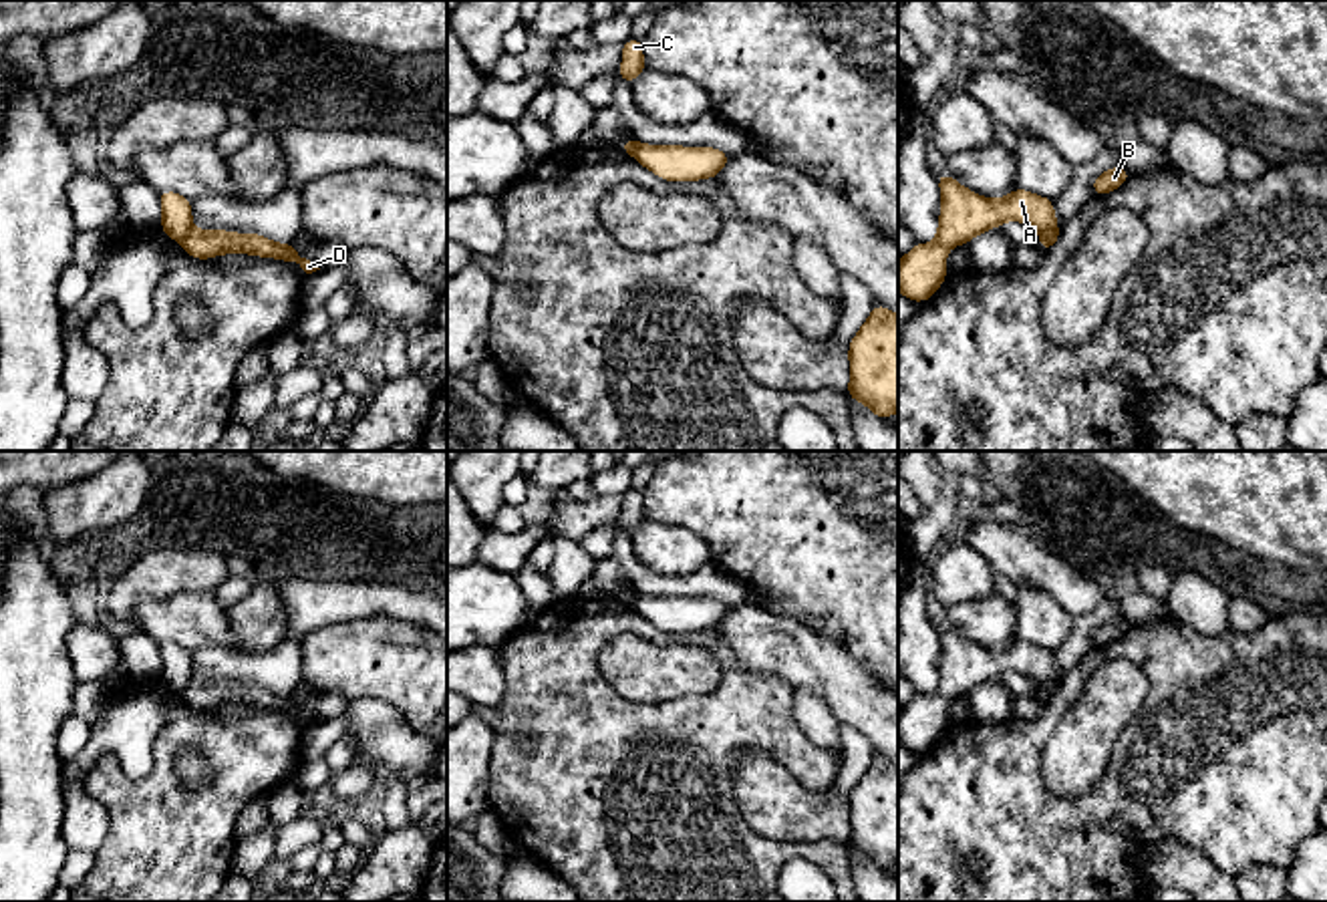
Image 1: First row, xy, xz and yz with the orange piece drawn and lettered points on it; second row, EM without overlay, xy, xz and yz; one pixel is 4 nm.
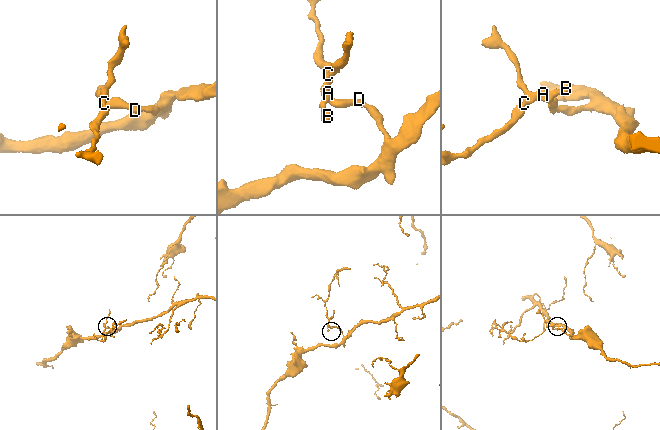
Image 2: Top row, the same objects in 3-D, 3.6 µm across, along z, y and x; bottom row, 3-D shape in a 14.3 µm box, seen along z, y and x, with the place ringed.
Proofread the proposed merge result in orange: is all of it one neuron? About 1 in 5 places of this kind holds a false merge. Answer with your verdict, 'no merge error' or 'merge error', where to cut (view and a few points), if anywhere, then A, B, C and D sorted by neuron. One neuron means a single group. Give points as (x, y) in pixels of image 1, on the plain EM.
merge error; cut in yz along (1058, 677), (1042, 687); A B C / D

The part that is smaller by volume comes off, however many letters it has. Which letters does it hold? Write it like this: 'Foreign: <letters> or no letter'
Foreign: A, B, C

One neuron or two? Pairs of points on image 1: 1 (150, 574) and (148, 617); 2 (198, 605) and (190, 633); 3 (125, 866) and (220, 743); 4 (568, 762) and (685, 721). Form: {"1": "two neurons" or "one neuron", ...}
{"1": "two neurons", "2": "one neuron", "3": "one neuron", "4": "one neuron"}

